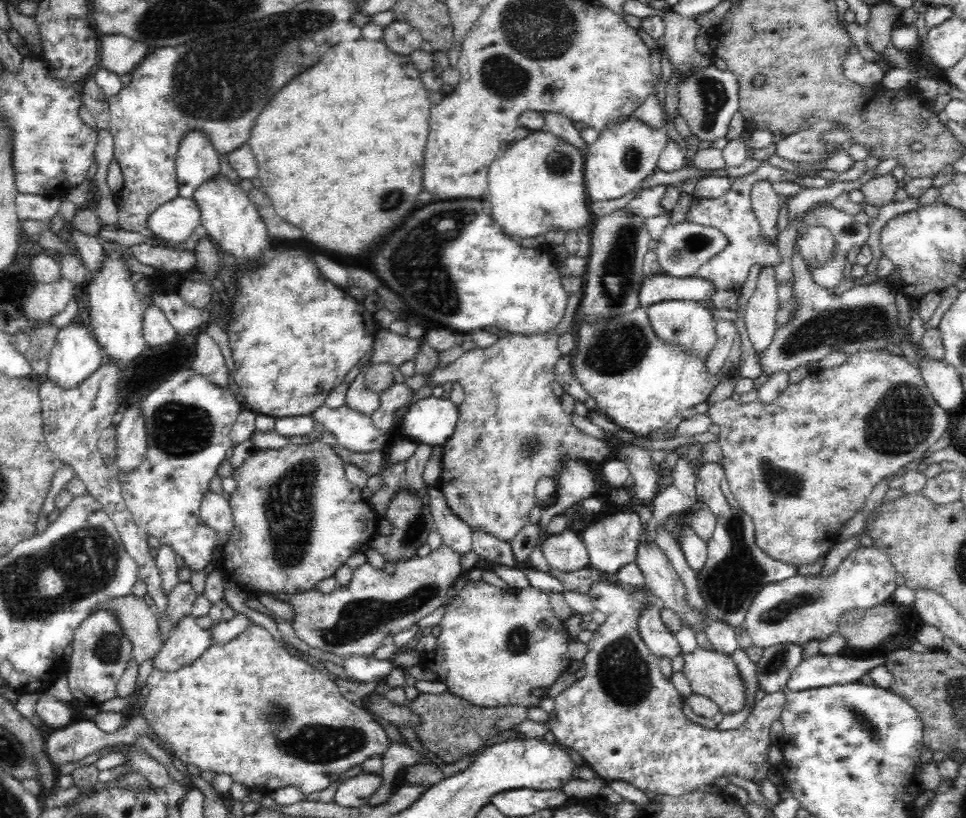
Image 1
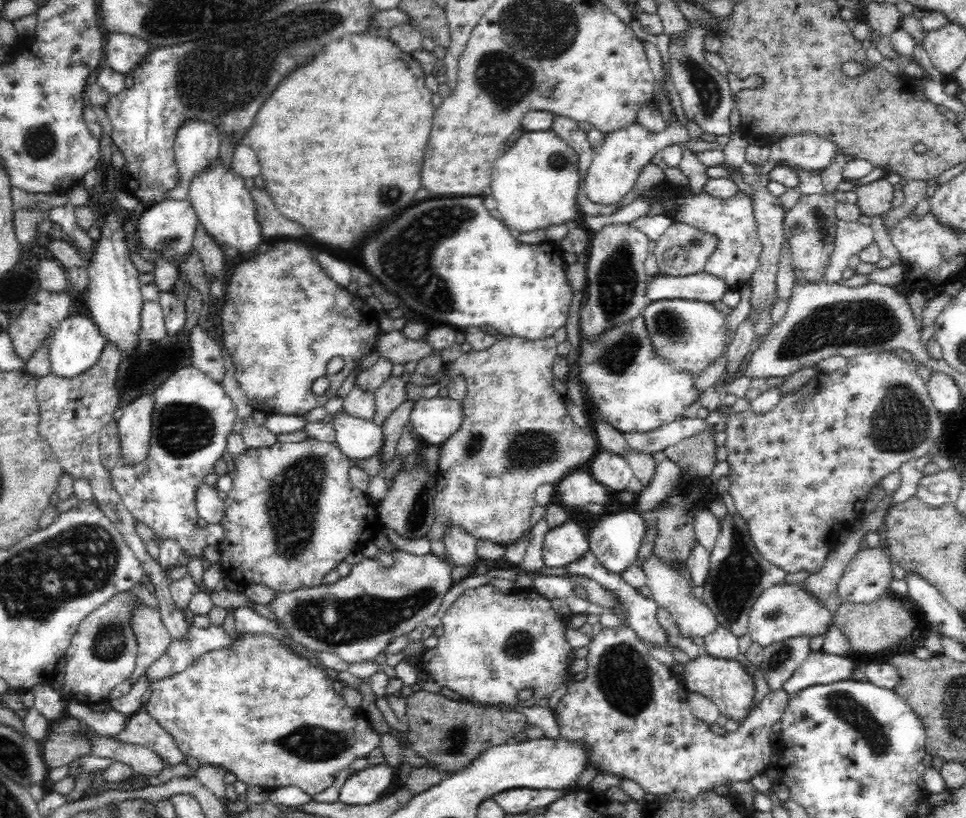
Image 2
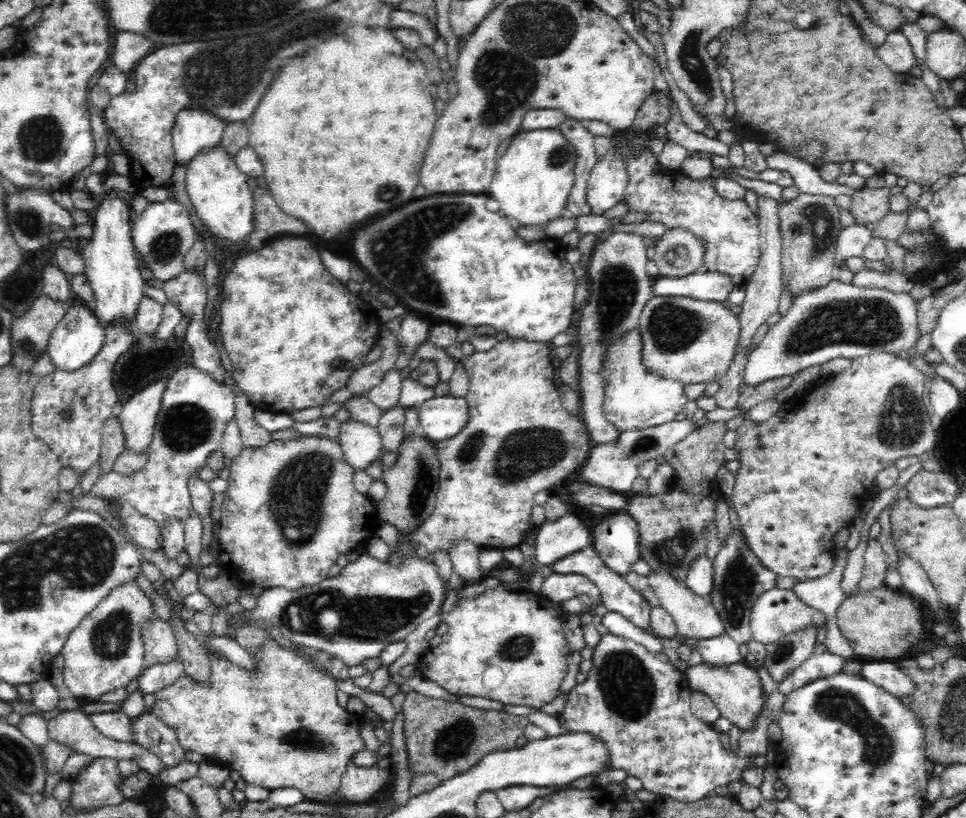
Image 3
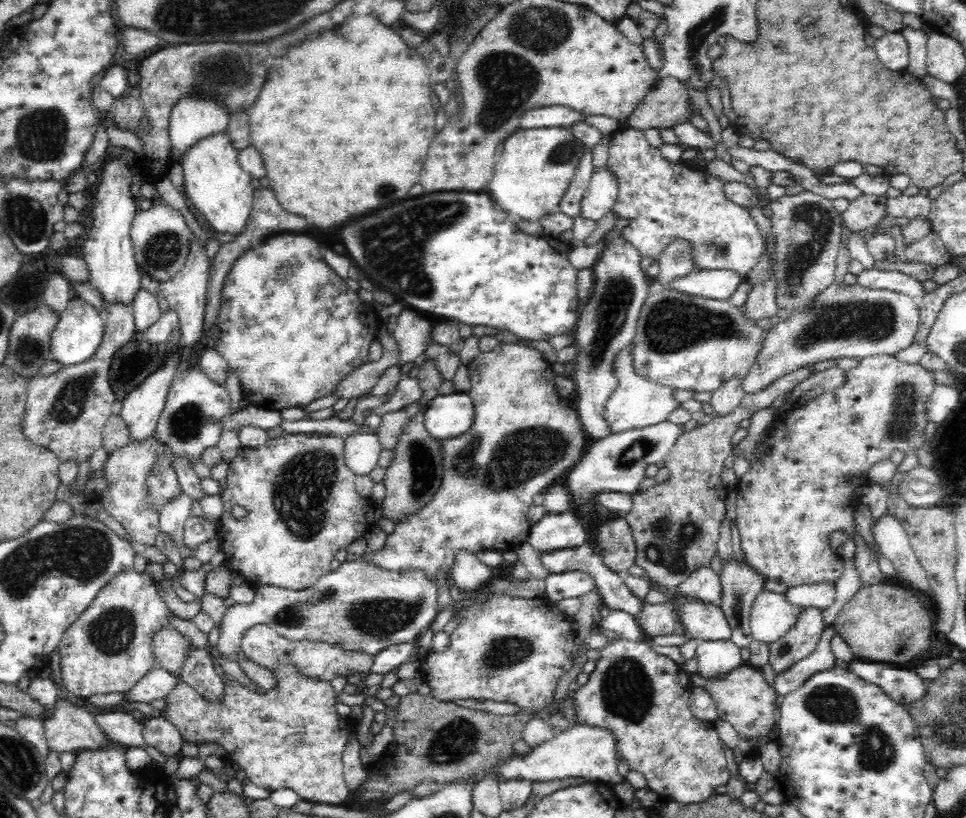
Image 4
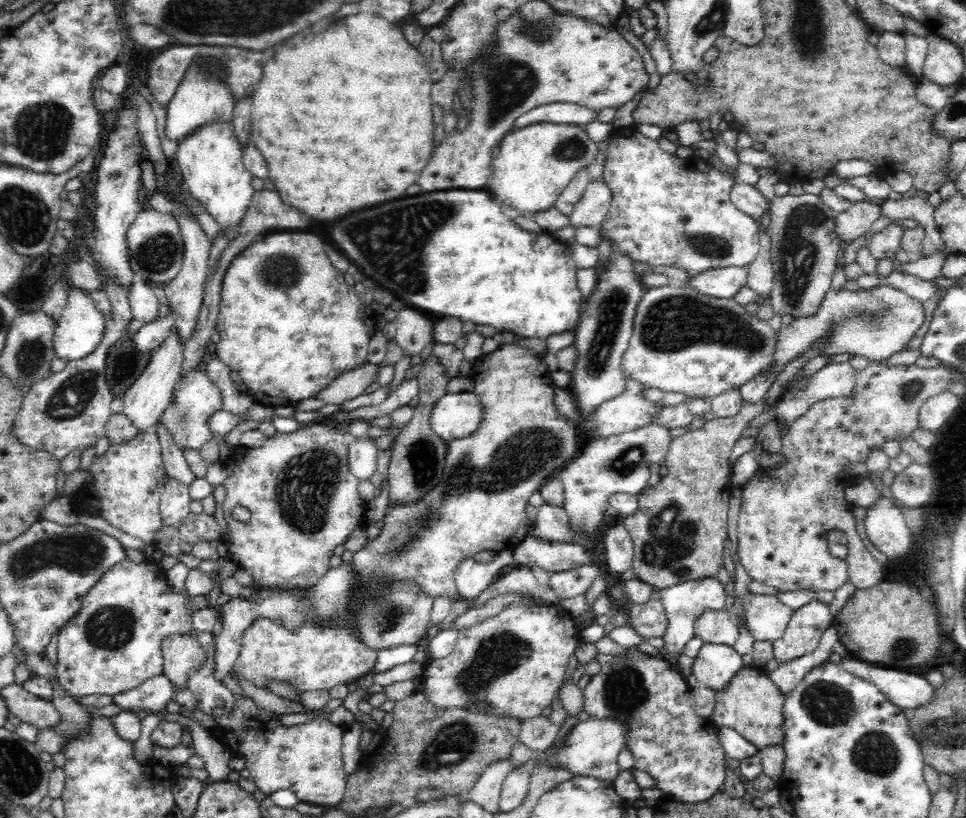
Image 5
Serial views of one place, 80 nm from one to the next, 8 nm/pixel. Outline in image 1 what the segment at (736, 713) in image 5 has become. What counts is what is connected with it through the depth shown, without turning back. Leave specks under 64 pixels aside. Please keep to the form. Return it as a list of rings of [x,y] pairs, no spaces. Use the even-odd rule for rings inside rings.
[[[698,647],[691,654],[684,654],[683,673],[688,679],[692,692],[713,700],[724,715],[740,712],[747,704],[747,694],[740,671],[734,660],[726,654]]]

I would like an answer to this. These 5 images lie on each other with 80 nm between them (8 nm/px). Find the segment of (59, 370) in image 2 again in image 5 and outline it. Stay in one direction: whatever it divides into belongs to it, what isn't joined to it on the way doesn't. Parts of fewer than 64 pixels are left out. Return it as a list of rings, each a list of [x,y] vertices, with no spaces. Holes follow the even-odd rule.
[[[77,287],[70,288],[68,296],[66,296],[66,306],[58,324],[55,326],[53,336],[55,356],[59,356],[62,360],[67,360],[70,363],[90,355],[103,337],[105,321],[103,314],[91,299],[90,292]]]

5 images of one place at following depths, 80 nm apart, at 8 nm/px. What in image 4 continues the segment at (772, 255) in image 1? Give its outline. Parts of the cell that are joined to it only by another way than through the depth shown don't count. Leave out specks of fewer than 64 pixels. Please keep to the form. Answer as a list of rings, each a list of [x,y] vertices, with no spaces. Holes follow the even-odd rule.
[[[630,126],[624,128],[618,128],[614,130],[608,136],[608,159],[606,162],[606,167],[610,169],[612,174],[615,174],[615,177],[618,178],[619,191],[618,196],[616,196],[615,206],[612,208],[612,213],[615,215],[616,219],[627,219],[628,224],[621,230],[620,237],[624,241],[632,244],[638,253],[640,253],[640,258],[650,257],[653,258],[653,262],[659,262],[661,254],[666,250],[666,247],[674,242],[675,239],[682,239],[682,241],[688,241],[688,247],[690,247],[690,259],[692,259],[692,271],[698,272],[701,270],[716,270],[724,269],[729,271],[736,271],[741,274],[741,278],[744,279],[746,274],[752,270],[752,266],[756,264],[758,256],[762,254],[762,237],[760,236],[760,231],[758,231],[757,224],[755,220],[751,217],[751,214],[748,212],[748,209],[733,203],[731,200],[727,199],[727,196],[724,192],[724,186],[726,182],[710,174],[702,164],[696,164],[693,160],[686,160],[681,162],[670,162],[664,158],[664,155],[661,153],[661,149],[654,147],[648,143],[648,140],[644,137],[644,132],[642,130],[636,130]]]

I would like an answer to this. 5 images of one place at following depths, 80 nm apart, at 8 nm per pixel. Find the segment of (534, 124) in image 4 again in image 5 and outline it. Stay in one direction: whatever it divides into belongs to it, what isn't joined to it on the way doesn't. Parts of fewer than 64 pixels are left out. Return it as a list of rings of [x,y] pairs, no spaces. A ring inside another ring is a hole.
[[[552,102],[540,105],[518,116],[512,122],[512,130],[524,128],[534,122],[553,122],[554,124],[587,125],[597,118],[598,111],[568,102]]]

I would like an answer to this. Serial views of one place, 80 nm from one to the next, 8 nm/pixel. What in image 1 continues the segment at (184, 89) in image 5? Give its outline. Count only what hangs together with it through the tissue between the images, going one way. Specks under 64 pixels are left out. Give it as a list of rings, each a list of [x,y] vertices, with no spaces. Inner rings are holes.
[[[194,128],[180,138],[175,169],[178,197],[189,199],[196,188],[220,173],[219,155],[205,132]]]

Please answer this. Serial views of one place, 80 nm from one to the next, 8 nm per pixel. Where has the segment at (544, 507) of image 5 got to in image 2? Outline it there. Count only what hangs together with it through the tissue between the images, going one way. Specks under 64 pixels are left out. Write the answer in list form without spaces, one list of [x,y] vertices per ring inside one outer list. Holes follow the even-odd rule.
[[[568,518],[567,522],[544,536],[542,561],[548,568],[563,568],[566,564],[582,558],[588,548],[587,534],[581,526]]]

